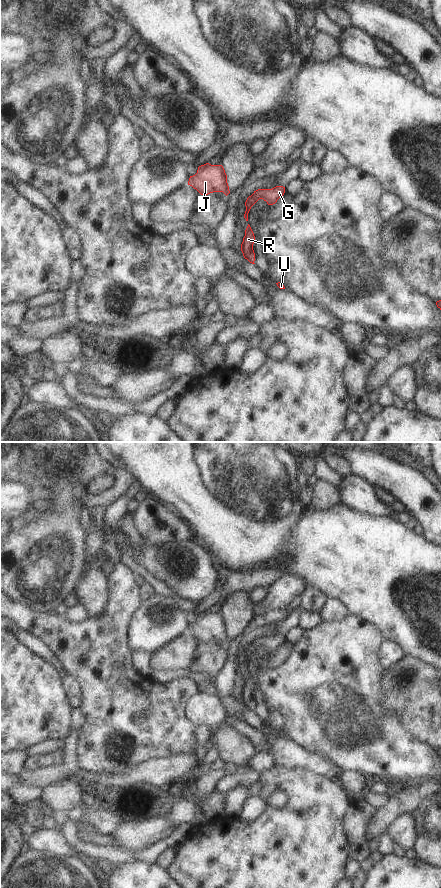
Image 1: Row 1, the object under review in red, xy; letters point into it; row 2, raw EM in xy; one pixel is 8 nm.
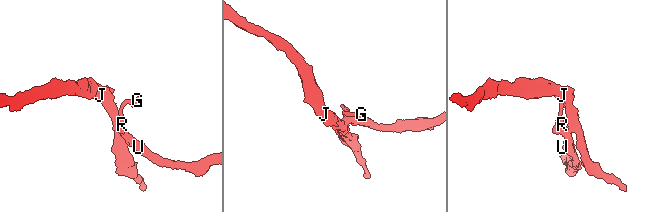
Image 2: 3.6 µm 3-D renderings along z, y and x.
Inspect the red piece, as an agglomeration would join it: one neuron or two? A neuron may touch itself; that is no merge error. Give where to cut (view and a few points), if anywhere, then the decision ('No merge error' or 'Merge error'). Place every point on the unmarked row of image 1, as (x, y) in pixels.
No split. No merge error

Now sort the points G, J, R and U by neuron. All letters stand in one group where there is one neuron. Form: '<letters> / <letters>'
G J R U

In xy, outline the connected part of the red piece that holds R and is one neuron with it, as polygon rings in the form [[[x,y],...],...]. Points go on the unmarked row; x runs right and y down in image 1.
[[[248,672],[245,678],[245,684],[243,686],[243,690],[241,692],[241,699],[245,707],[247,707],[250,711],[255,712],[255,701],[253,698],[255,684],[254,681]]]

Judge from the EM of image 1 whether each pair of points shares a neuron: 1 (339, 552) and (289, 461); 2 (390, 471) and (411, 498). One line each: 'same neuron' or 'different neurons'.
1: different neurons
2: same neuron

